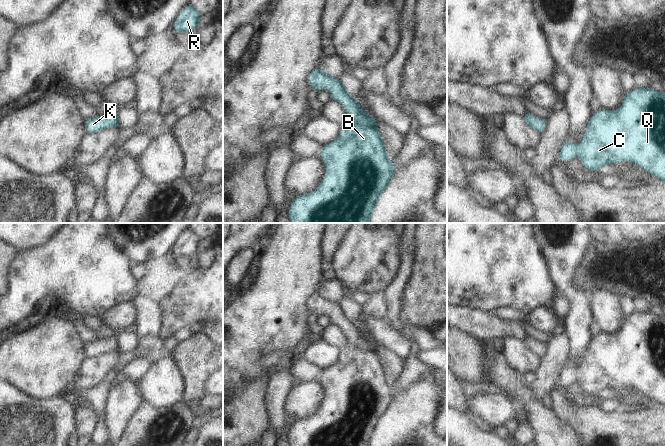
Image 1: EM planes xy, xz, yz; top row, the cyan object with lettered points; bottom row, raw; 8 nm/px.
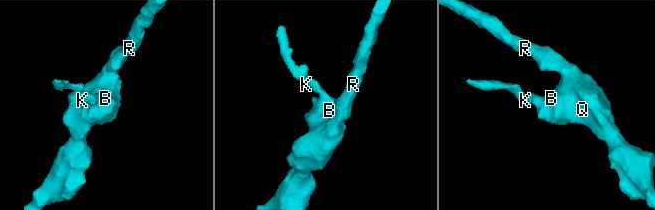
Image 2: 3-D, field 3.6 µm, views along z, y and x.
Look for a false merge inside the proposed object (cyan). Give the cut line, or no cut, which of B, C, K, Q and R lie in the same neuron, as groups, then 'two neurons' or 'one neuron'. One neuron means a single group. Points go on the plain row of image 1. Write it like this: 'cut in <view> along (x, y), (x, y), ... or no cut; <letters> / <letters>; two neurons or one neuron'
no cut; B C K Q R; one neuron

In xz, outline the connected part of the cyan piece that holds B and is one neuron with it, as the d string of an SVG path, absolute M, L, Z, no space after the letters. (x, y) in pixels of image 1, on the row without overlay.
M320 291L310 297L309 309L317 316L327 311L331 322L340 326L347 334L350 347L342 350L341 359L337 364L323 369L319 381L326 390L325 402L314 416L297 420L293 424L289 432L289 442L291 446L370 446L381 418L389 410L396 395L394 386L387 382L387 374L378 355L377 345L373 339L362 333L357 324L349 319L340 303L326 298Z

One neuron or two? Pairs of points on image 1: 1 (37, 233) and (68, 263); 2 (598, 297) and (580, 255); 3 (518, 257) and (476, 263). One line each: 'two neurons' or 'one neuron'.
1: two neurons
2: two neurons
3: one neuron

